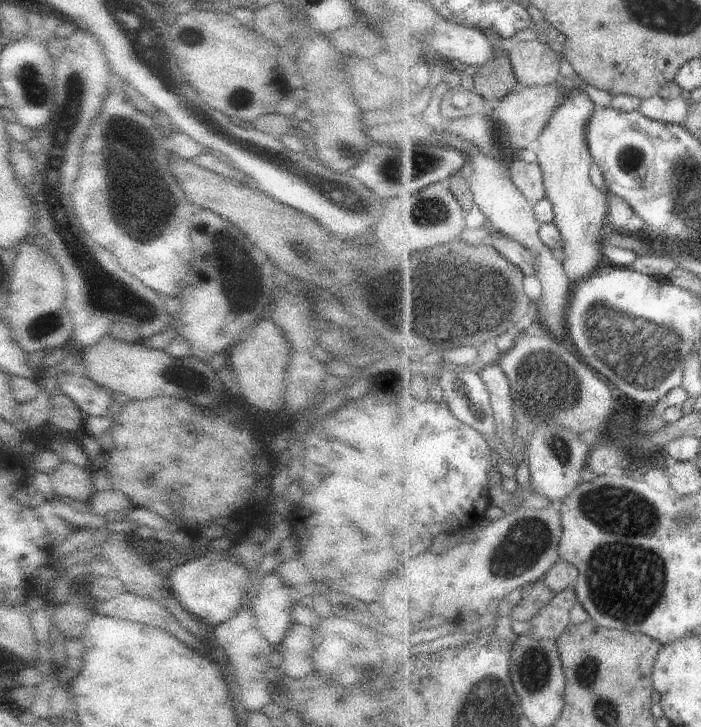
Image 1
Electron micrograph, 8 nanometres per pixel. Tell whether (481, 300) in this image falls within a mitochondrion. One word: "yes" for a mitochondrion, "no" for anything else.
yes

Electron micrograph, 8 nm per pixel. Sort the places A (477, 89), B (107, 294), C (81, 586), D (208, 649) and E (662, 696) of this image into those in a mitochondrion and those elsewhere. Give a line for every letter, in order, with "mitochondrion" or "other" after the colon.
A: other
B: mitochondrion
C: other
D: other
E: other

